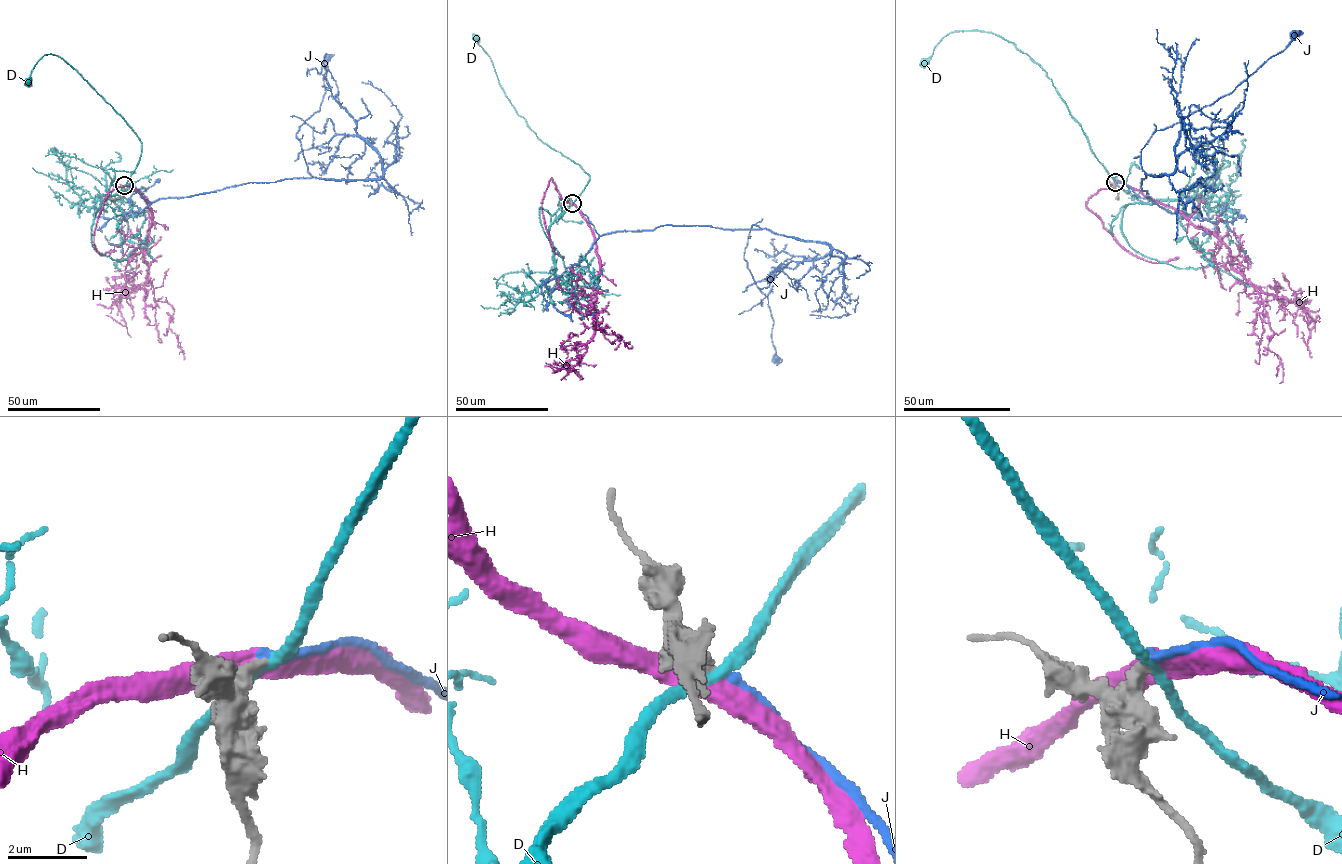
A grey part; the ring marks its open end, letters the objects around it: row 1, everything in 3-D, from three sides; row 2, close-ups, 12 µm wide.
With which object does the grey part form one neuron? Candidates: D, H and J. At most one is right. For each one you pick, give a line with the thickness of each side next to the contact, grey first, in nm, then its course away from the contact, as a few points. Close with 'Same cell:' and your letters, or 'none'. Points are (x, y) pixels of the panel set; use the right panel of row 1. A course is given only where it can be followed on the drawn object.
J: 360 nm thick on the grey side, 240 nm on the other; it runs (1115, 182), (1153, 201), (1141, 188), (1147, 176), (1141, 150), (1152, 135), (1230, 94), (1295, 35)
Same cell: J

